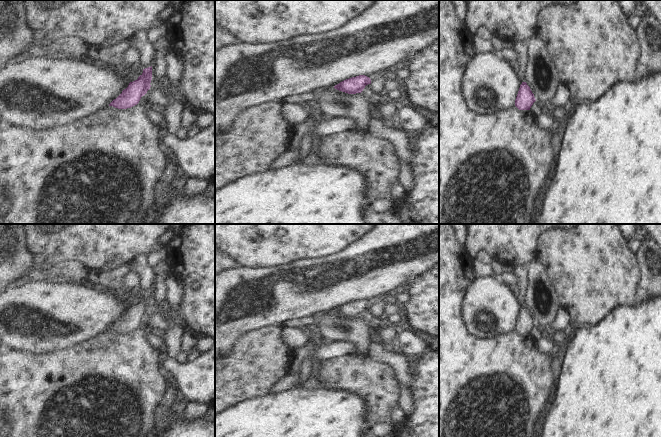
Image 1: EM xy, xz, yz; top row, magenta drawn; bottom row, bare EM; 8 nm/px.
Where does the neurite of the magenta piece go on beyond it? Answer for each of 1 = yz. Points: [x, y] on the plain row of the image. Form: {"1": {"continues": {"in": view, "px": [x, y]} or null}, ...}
{"1": {"continues": null}}

